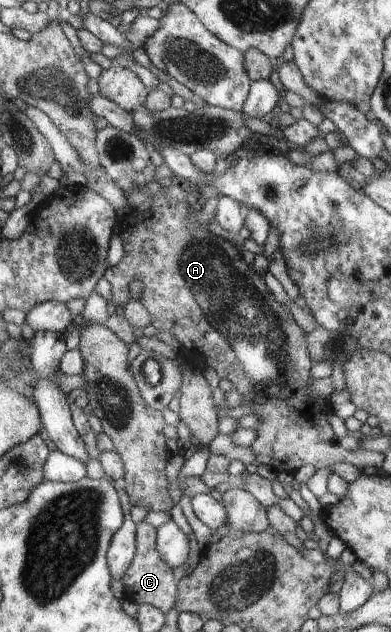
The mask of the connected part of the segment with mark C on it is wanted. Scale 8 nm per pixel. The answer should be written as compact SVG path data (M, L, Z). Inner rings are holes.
M146 520L136 523L136 554L120 580L124 585L124 598L133 603L152 605L165 614L175 607L178 581L173 578L173 570L160 558L156 548L156 528Z

